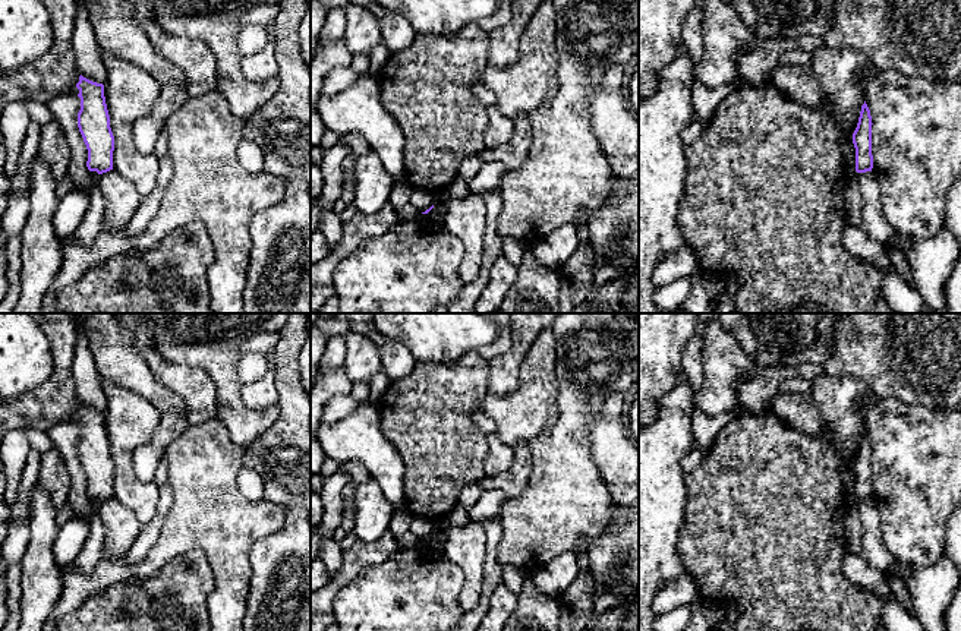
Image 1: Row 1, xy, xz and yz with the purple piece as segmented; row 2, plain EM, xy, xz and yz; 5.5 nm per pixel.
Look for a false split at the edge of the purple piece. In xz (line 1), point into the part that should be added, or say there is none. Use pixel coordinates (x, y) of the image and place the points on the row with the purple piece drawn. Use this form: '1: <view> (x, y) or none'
1: none

